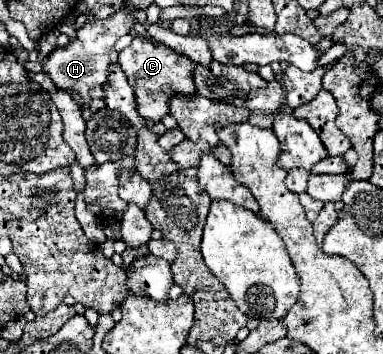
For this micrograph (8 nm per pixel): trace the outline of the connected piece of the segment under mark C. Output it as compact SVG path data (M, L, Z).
M137 34L133 42L125 50L121 50L119 66L125 72L129 86L133 86L135 90L137 110L145 120L159 122L169 112L169 98L173 94L195 94L195 84L193 84L195 62L189 62L189 58L185 58L183 54L169 50L169 46L155 44L145 36Z

